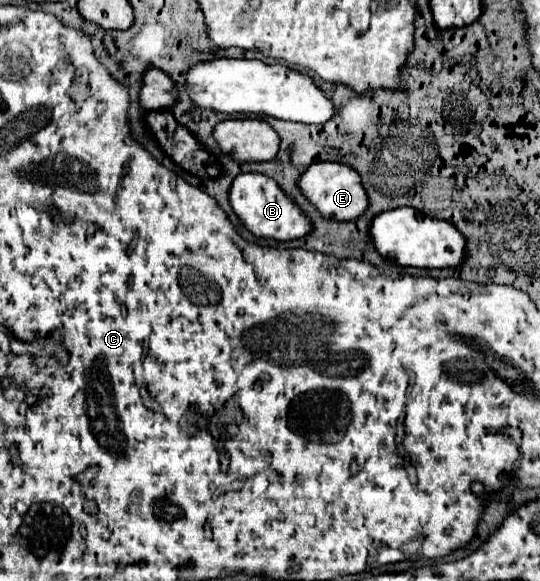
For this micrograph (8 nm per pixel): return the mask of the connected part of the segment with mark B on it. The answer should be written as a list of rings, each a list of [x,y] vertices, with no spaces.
[[[245,173],[237,175],[231,193],[229,193],[231,207],[241,217],[245,227],[255,237],[269,237],[277,241],[289,241],[289,239],[301,239],[313,231],[311,219],[299,209],[299,205],[277,185],[275,179],[265,177],[261,173]]]

